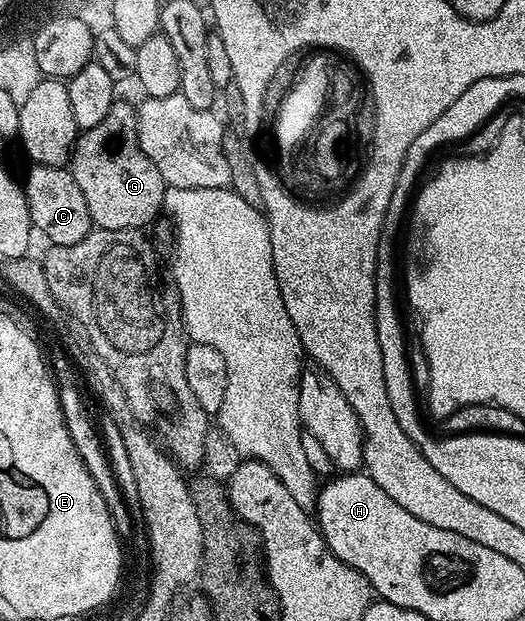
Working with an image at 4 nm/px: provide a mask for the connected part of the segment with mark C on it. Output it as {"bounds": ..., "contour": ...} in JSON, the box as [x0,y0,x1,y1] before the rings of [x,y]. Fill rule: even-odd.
{"bounds":[24,166,92,246],"contour":[[[60,166],[29,167],[31,170],[24,177],[24,189],[28,200],[30,224],[47,238],[50,246],[67,246],[80,244],[84,236],[92,229],[88,204],[84,201],[84,192],[80,192],[80,184],[70,175],[69,169]]]}

